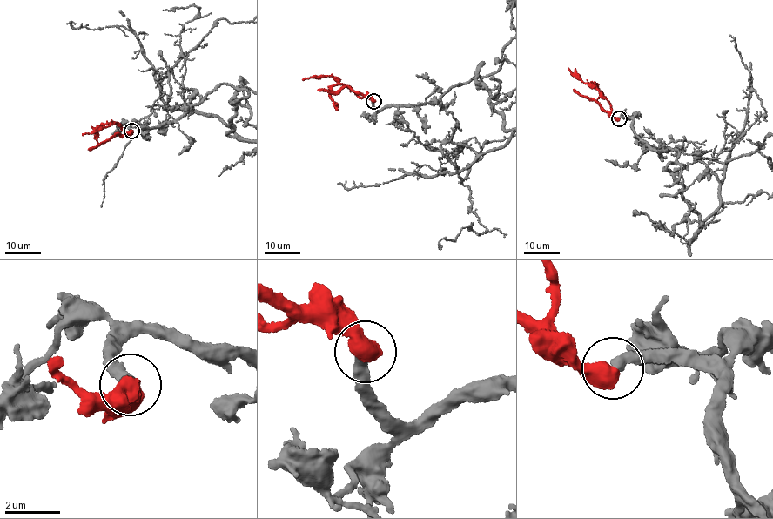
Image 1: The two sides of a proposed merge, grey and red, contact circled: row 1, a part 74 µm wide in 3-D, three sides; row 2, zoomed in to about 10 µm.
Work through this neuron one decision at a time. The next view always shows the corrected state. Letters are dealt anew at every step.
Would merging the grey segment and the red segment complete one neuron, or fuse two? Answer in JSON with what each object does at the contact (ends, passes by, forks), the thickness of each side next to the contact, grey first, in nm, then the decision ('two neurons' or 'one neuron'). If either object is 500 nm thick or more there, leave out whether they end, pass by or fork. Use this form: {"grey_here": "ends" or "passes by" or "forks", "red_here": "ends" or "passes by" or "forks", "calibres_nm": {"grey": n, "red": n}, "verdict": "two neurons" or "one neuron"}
{"calibres_nm": {"grey": 400, "red": 650}, "verdict": "one neuron"}

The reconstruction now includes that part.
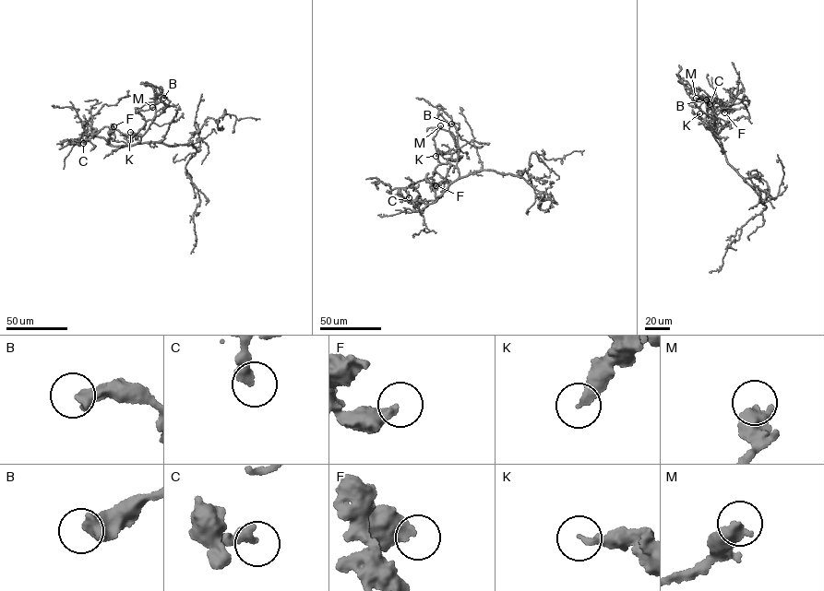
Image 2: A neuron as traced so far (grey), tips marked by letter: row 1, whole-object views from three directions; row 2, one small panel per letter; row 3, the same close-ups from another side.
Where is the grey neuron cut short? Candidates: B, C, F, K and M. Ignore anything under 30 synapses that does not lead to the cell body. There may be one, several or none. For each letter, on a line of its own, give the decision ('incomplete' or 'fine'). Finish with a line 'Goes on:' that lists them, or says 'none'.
B: fine
C: fine
F: fine
K: fine
M: fine
Goes on: none

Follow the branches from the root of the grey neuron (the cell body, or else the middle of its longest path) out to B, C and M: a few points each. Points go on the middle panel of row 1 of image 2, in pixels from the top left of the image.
B: (488, 171), (481, 170), (482, 163), (472, 141), (457, 149), (459, 124), (451, 124)
C: (488, 171), (459, 177), (456, 166), (450, 166), (448, 162), (439, 164), (433, 176), (403, 188), (409, 197)
M: (488, 171), (481, 170), (482, 163), (472, 141), (452, 153), (435, 147), (434, 137), (440, 125)

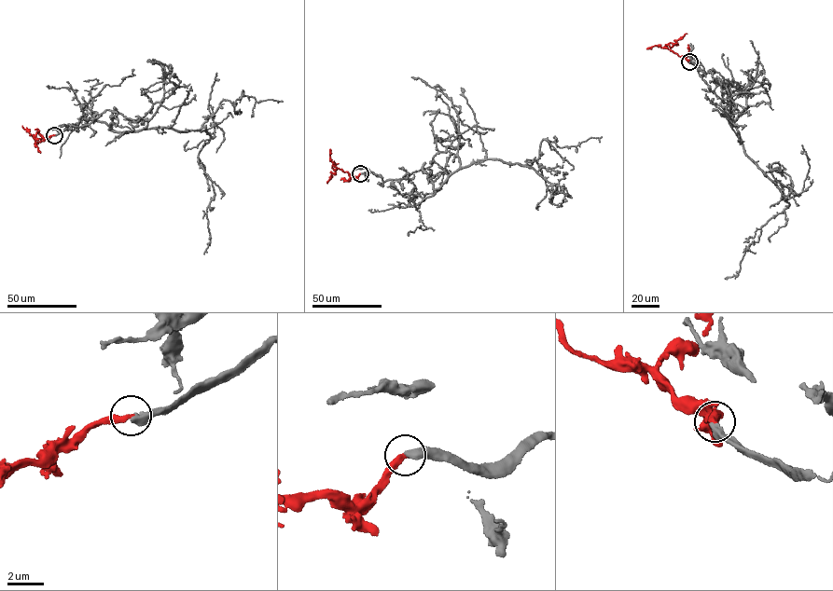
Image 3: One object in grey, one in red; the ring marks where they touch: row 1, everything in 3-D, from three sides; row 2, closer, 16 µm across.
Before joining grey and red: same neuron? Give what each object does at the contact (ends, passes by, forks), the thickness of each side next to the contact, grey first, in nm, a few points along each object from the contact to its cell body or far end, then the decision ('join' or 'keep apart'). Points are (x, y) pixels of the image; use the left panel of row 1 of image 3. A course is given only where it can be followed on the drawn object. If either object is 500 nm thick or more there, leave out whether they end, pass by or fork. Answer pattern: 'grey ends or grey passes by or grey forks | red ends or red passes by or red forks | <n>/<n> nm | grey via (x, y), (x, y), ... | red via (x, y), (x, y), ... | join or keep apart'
grey ends | red ends | 440/360 nm | grey via (54, 135), (77, 129), (80, 117), (123, 132), (205, 130), (210, 138), (198, 160), (215, 194), (203, 254) | red via (54, 134), (36, 143), (22, 126) | join

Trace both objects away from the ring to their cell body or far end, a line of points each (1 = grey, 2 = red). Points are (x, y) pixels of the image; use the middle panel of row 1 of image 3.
1: (360, 173), (423, 199), (455, 171), (499, 159), (531, 167), (551, 185), (550, 201), (557, 186), (564, 195)
2: (360, 173), (352, 177), (337, 168), (327, 183)

